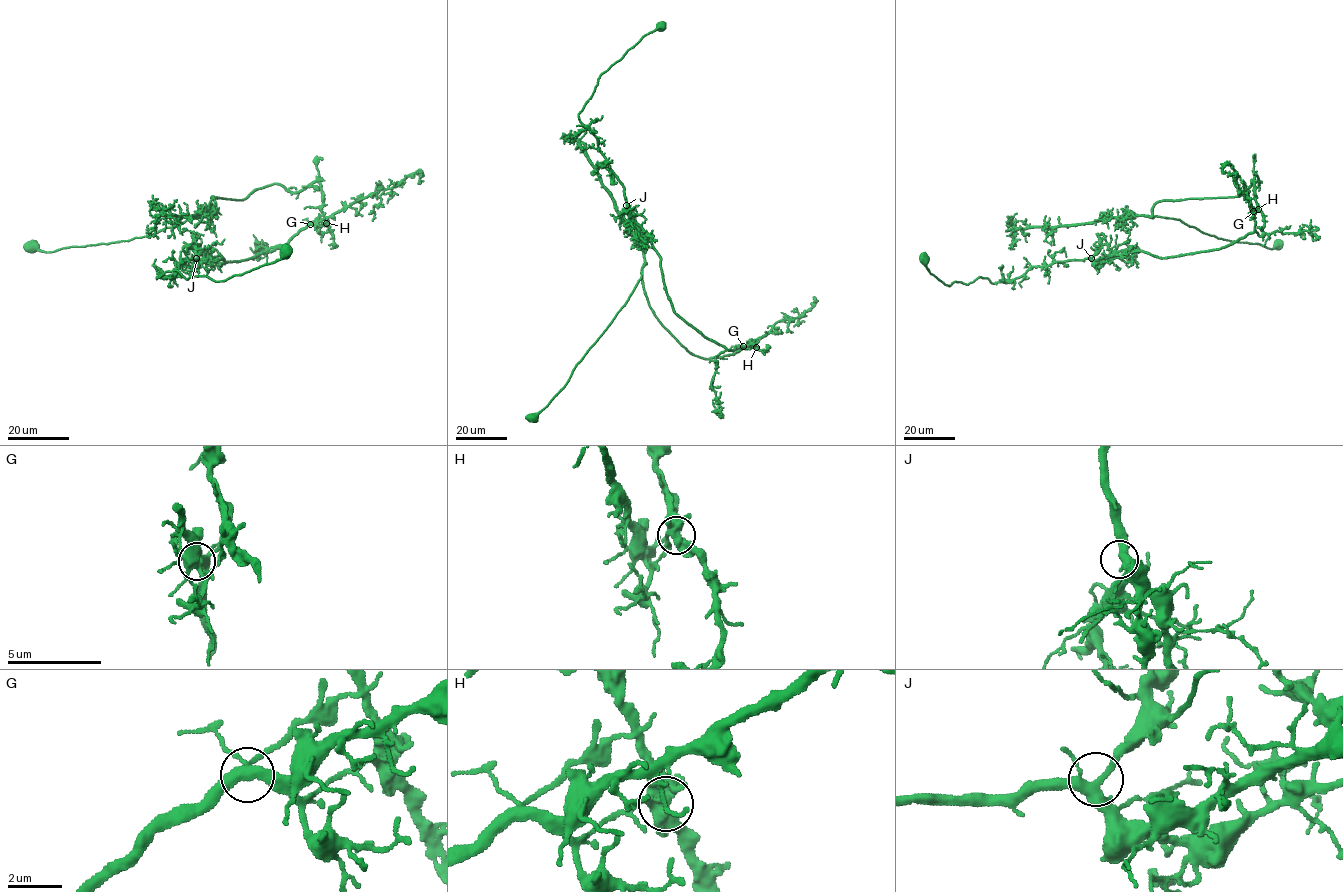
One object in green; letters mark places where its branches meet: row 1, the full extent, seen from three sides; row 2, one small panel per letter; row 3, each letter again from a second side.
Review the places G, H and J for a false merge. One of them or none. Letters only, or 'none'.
H

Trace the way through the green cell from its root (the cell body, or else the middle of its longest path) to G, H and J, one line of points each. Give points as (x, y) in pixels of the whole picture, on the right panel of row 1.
G: (1278, 244), (1225, 240), (1152, 217), (1161, 201), (1239, 196), (1259, 185), (1255, 176), (1253, 211)
H: (1278, 244), (1225, 240), (1152, 217), (1161, 201), (1239, 196), (1259, 185), (1255, 176), (1258, 209)
J: (1278, 244), (1152, 217), (1161, 201), (1239, 196), (1255, 176), (1253, 231), (1235, 242), (1091, 258)

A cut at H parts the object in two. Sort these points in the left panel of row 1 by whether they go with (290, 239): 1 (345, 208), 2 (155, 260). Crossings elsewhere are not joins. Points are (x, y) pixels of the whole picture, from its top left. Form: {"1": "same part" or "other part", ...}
{"1": "same part", "2": "same part"}

